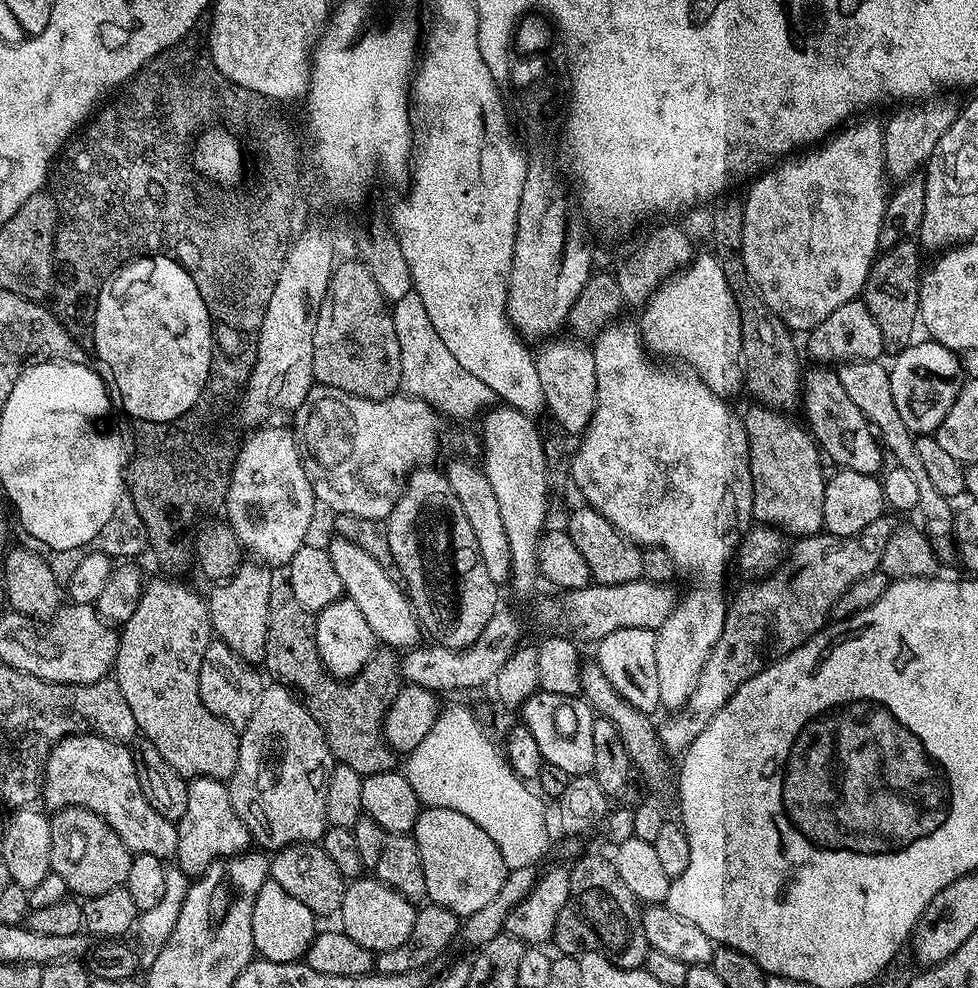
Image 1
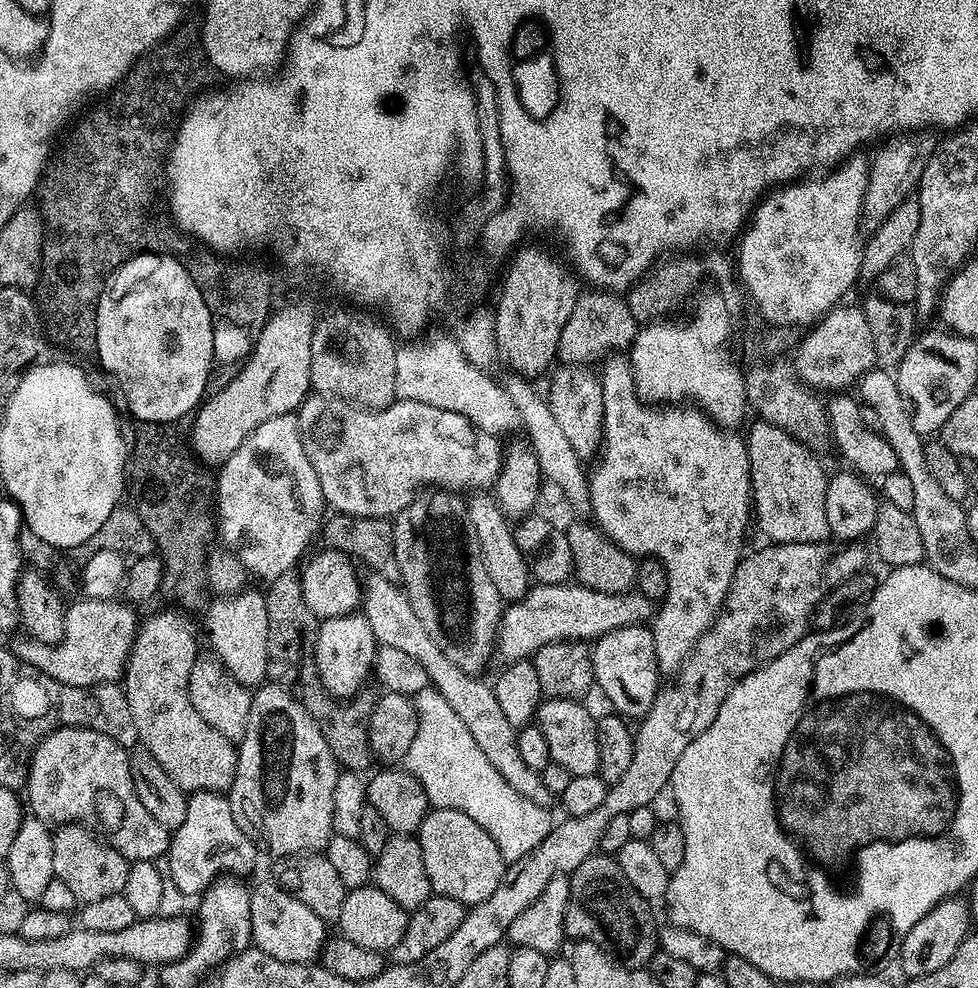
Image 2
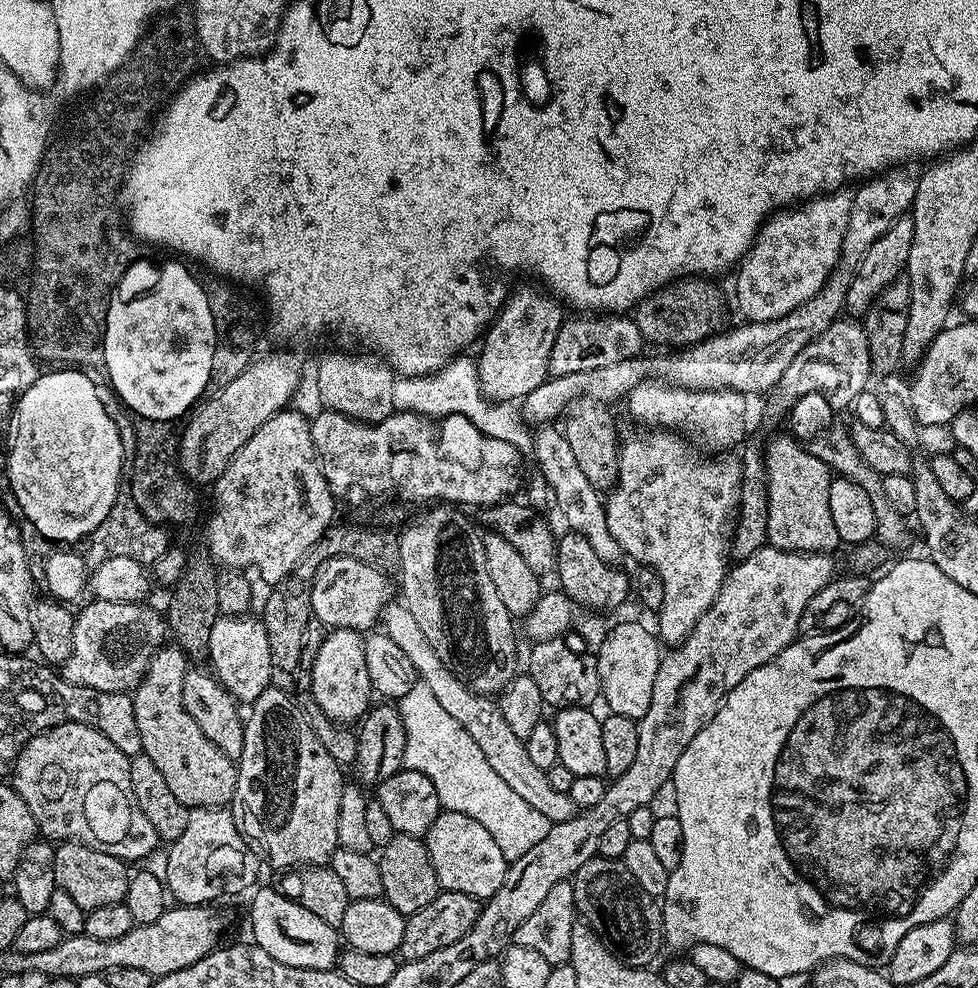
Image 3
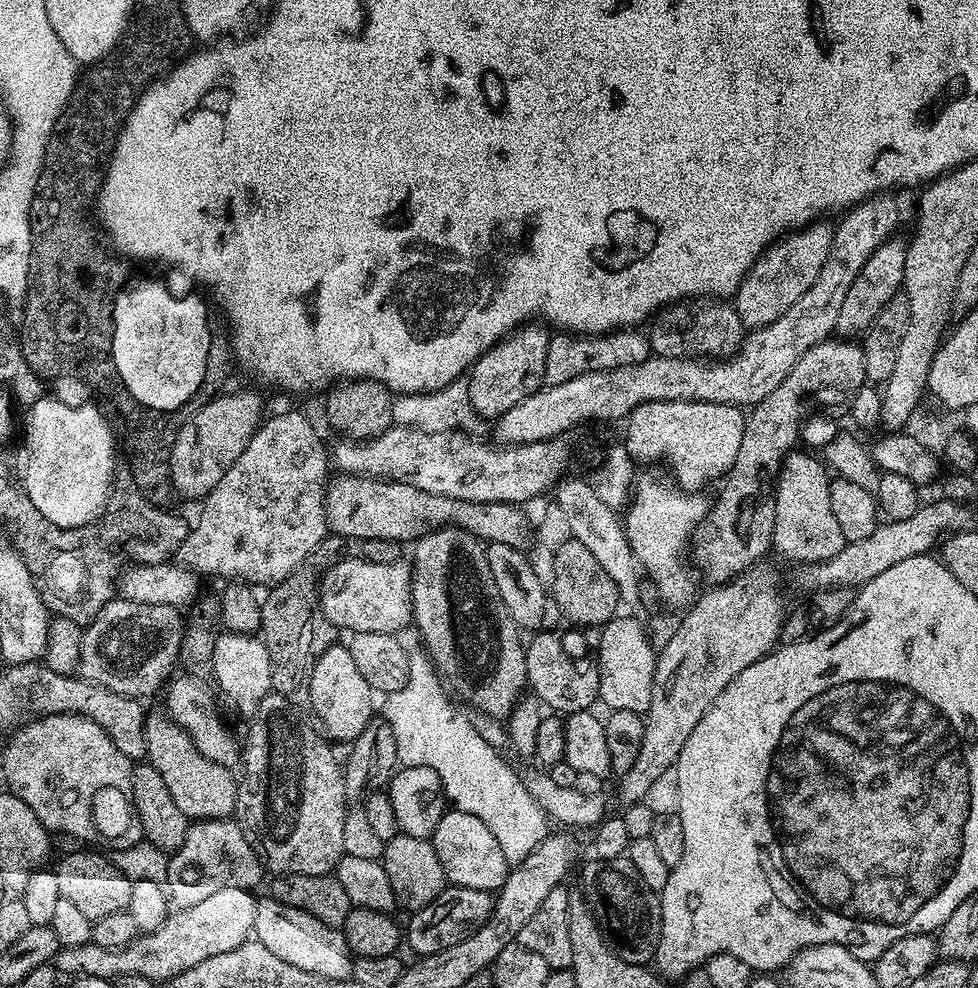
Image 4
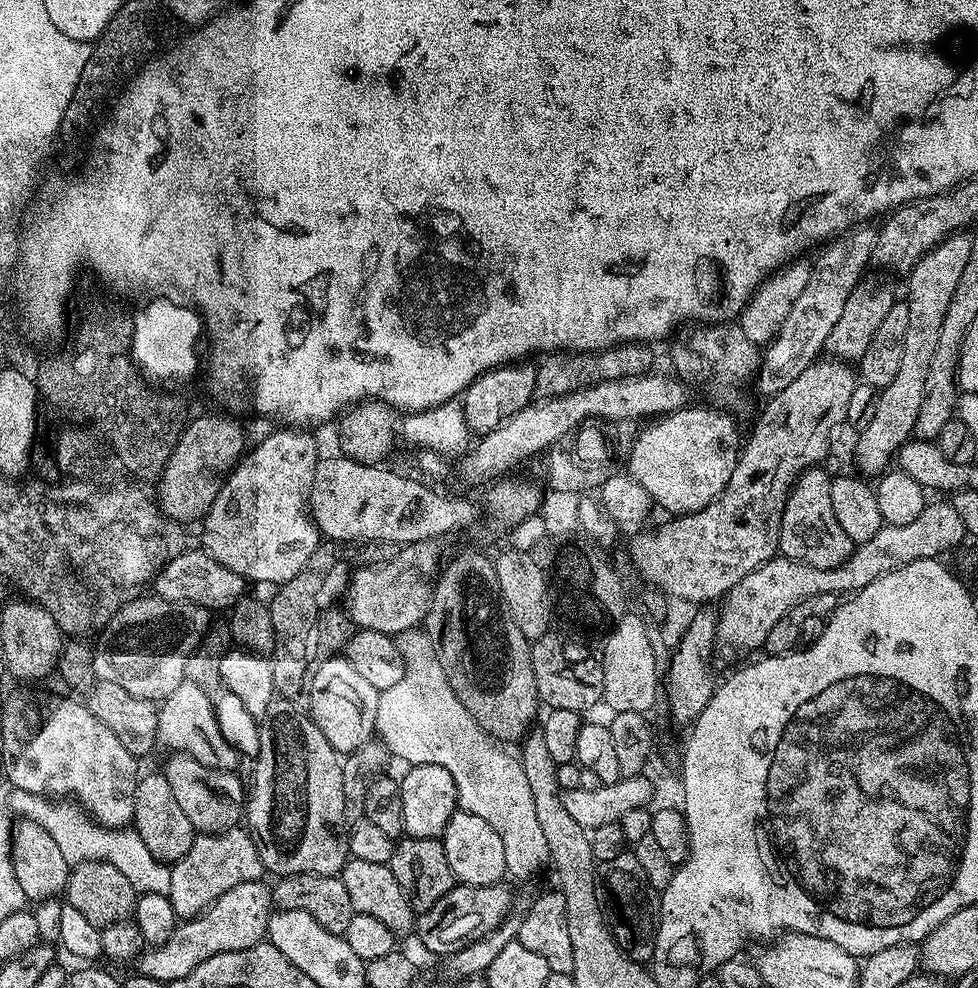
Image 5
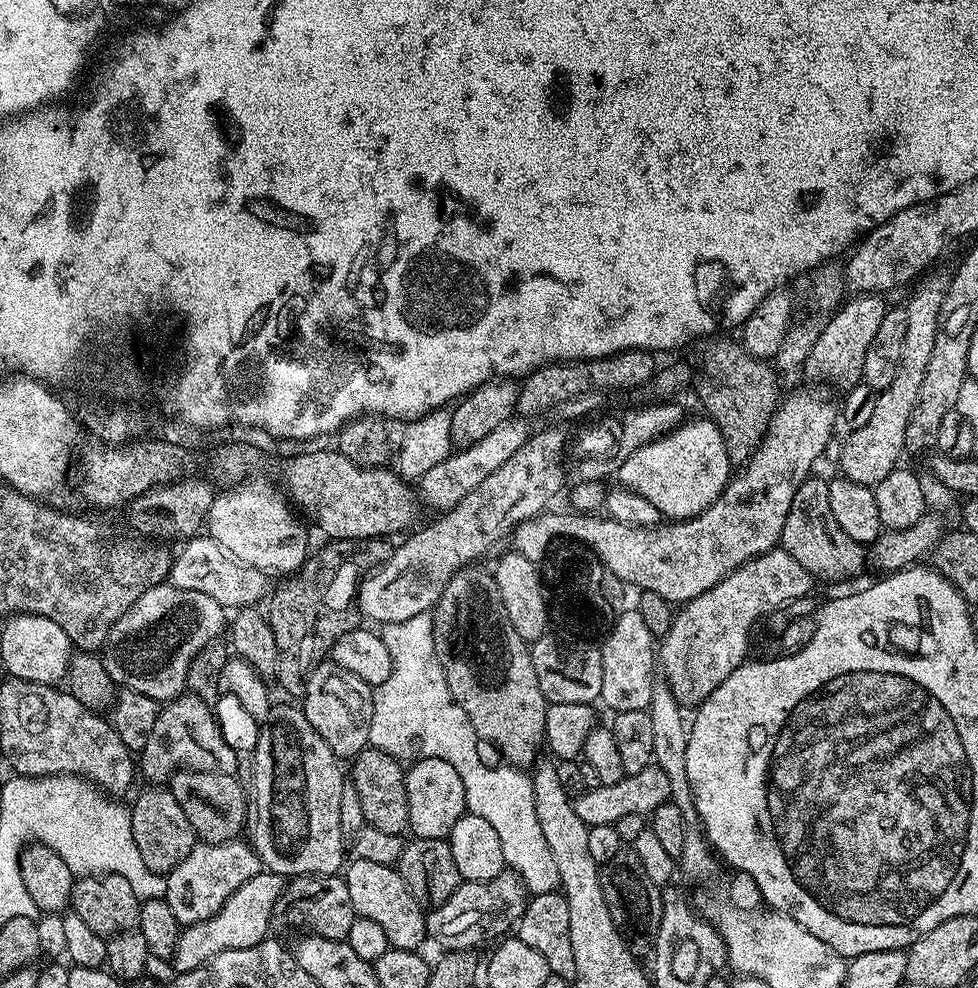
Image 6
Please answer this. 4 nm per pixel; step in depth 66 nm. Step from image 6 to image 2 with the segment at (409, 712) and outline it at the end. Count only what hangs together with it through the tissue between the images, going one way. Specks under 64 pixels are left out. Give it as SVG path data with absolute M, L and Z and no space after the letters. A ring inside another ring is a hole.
M429 686L416 693L414 703L418 714L417 734L414 735L414 742L411 743L402 764L411 776L422 782L429 805L432 808L462 810L462 814L474 818L474 822L478 822L478 826L482 826L482 830L486 830L486 834L494 838L505 862L521 860L523 856L530 854L530 850L537 848L552 829L554 820L553 817L548 817L549 809L518 794L518 790L514 790L514 786L510 786L510 782L506 782L506 778L502 778L502 774L498 774L498 770L490 766L490 758L486 758L486 754L482 754L478 747L478 742L470 738L470 730L466 730L462 718L454 714L450 702L446 702L446 698L442 698L442 694L435 688Z

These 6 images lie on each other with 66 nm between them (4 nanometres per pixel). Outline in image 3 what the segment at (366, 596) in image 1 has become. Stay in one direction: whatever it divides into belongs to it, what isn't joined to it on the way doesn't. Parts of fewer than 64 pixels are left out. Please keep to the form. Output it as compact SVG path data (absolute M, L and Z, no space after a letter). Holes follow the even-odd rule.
M389 603L382 613L382 631L390 638L390 642L395 642L401 648L406 658L410 658L417 677L434 693L434 698L438 698L446 714L450 714L450 718L454 718L454 722L458 722L462 730L466 730L466 734L474 738L478 750L486 754L486 762L490 762L498 778L502 778L502 782L506 782L506 786L510 786L514 794L520 795L530 806L534 806L534 810L538 810L538 814L545 816L552 824L566 822L577 815L578 806L568 794L562 790L554 790L554 786L550 786L548 773L538 770L538 765L530 758L530 754L526 754L524 741L518 738L518 734L514 734L514 730L510 730L506 718L502 718L499 703L491 696L480 696L450 671L446 662L438 658L434 646L426 642L422 626L418 626L414 614L410 614L405 604Z

